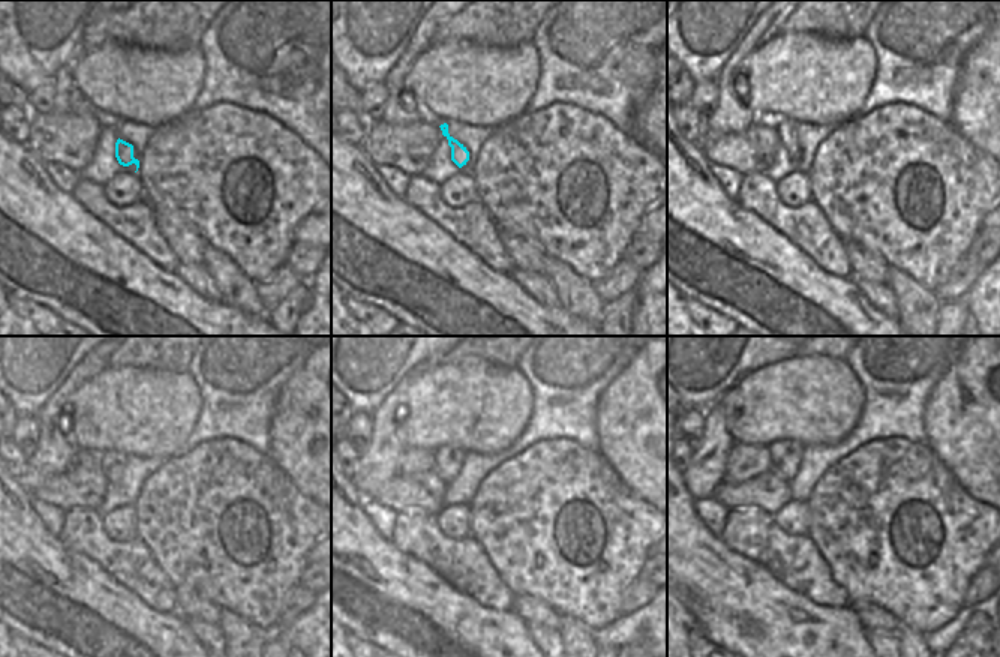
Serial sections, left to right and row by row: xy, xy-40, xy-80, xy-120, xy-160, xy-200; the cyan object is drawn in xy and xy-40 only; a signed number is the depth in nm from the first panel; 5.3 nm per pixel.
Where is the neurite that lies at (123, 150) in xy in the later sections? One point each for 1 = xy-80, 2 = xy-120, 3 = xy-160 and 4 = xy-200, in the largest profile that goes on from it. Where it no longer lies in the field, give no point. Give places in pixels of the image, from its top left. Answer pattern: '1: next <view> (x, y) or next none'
1: next xy-80 (786, 129)
2: next xy-120 (111, 462)
3: next xy-160 (447, 461)
4: next xy-200 (784, 455)

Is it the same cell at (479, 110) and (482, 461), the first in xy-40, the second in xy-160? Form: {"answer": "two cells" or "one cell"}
{"answer": "two cells"}

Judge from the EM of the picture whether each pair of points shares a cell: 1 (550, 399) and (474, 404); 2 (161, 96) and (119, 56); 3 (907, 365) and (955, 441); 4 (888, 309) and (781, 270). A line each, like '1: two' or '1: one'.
1: two
2: one
3: two
4: two

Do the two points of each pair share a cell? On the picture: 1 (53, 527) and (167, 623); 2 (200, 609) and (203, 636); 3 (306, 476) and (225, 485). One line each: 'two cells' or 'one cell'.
1: two cells
2: two cells
3: two cells

